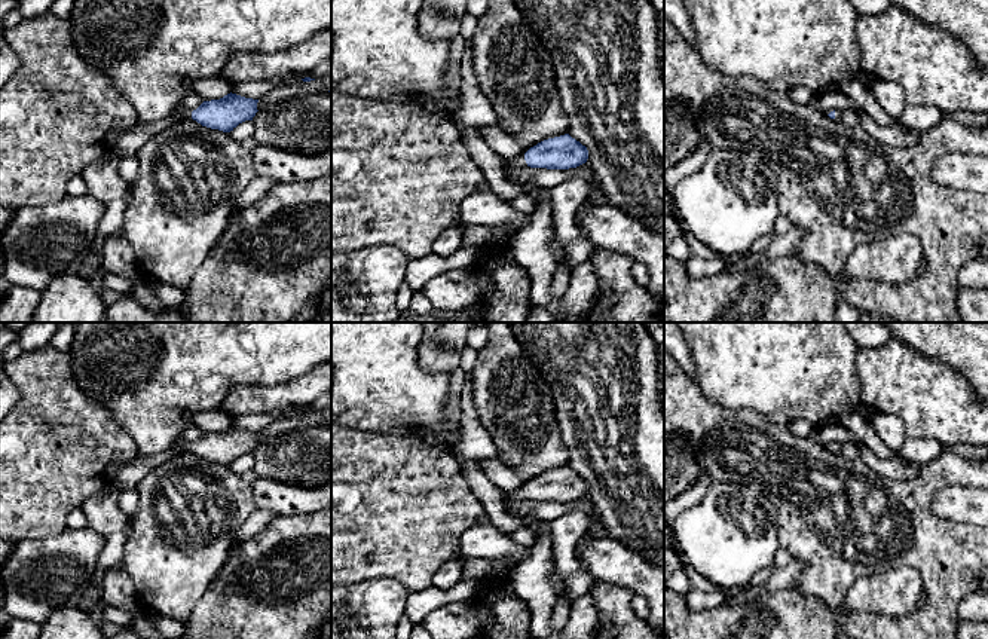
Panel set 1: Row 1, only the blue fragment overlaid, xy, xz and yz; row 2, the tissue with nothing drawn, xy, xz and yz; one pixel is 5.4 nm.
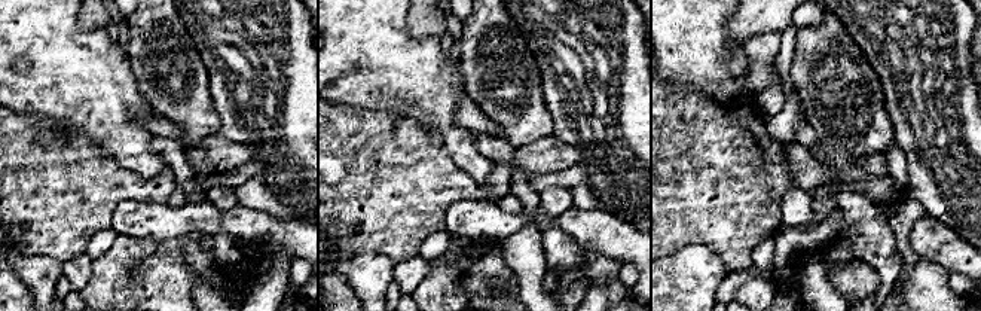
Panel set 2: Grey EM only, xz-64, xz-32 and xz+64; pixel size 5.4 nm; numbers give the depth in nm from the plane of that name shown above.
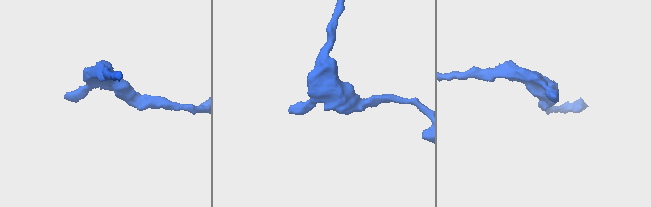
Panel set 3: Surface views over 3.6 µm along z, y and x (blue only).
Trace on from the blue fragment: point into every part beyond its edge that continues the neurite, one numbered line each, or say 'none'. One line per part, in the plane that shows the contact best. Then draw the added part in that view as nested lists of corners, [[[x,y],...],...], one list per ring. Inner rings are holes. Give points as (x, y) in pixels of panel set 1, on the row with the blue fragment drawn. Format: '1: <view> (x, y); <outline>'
1: xz (516, 164); [[[517,156],[517,158],[513,158],[511,160],[508,160],[508,169],[507,169],[507,175],[505,175],[507,180],[511,184],[520,184],[520,181],[517,180],[517,172],[526,166],[527,166],[527,163],[524,160],[524,156]]]

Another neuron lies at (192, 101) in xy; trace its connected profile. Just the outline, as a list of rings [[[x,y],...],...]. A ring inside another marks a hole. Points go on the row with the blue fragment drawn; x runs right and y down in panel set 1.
[[[190,92],[187,97],[184,97],[180,104],[175,107],[175,110],[171,113],[169,117],[172,117],[175,122],[178,122],[181,119],[180,113],[183,110],[196,110],[201,104],[204,103],[204,100],[196,94],[196,92]]]

